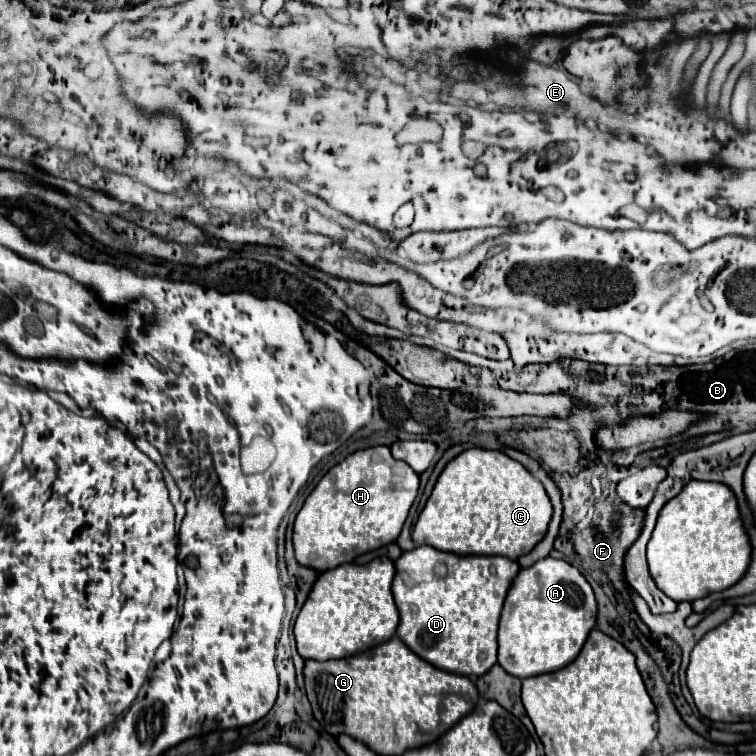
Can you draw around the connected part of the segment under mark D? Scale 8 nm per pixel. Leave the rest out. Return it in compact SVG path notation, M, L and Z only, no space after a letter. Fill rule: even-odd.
M421 545L413 551L403 553L395 561L395 569L397 573L393 579L393 597L401 615L397 637L415 655L423 657L425 661L431 661L431 665L435 665L437 669L459 673L465 677L479 677L487 673L497 663L497 623L507 589L521 569L519 563L501 555L453 555ZM437 569L445 569L445 573L441 575L437 573Z

